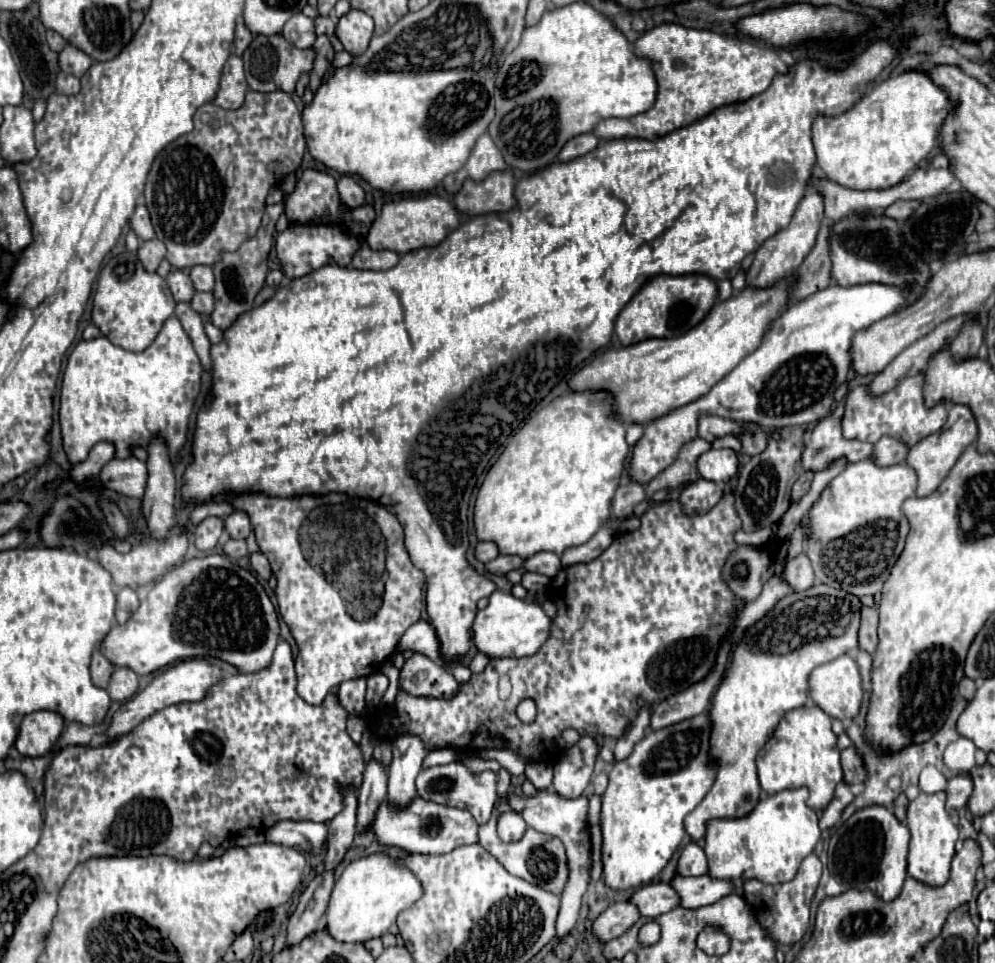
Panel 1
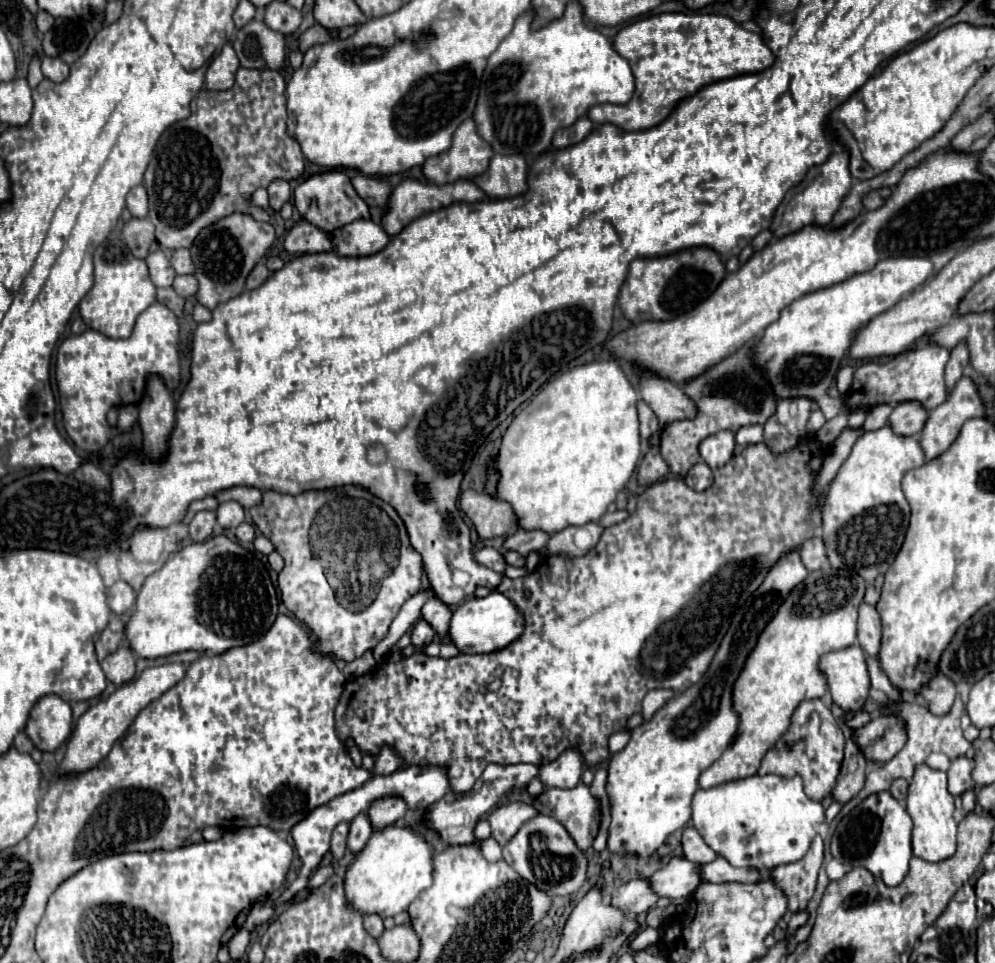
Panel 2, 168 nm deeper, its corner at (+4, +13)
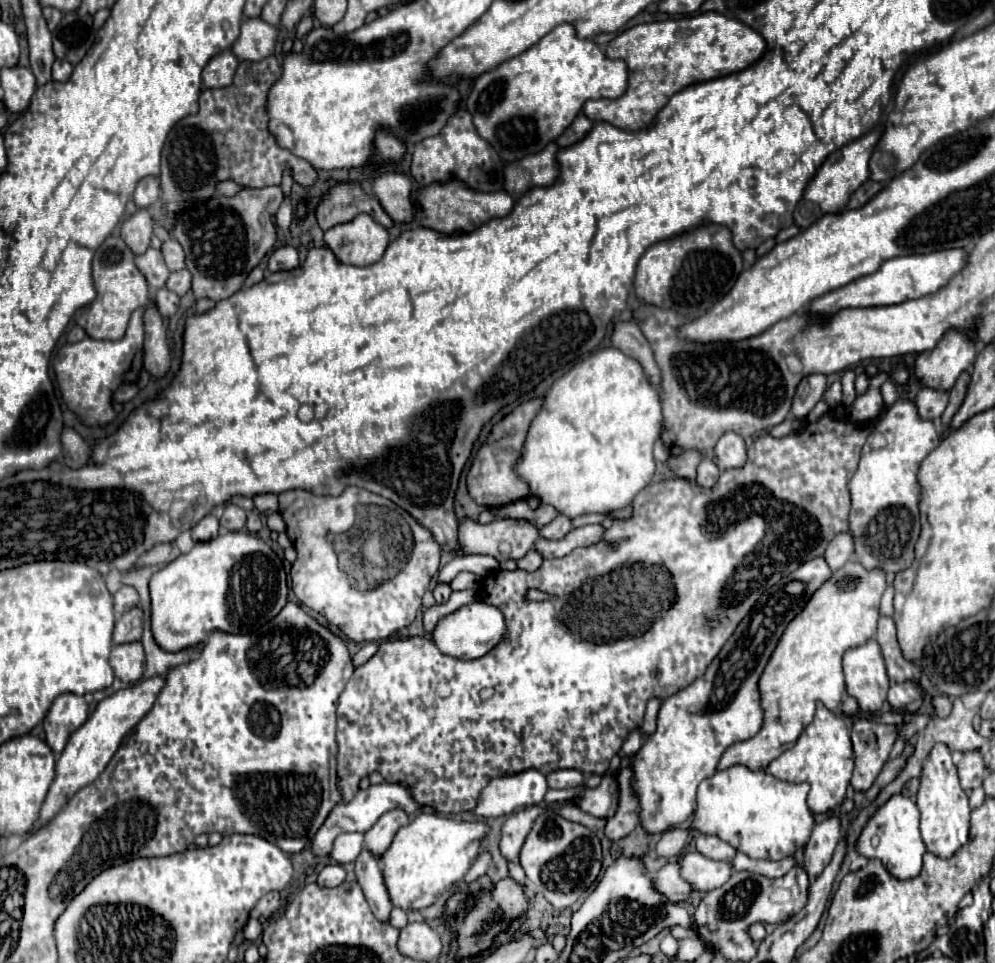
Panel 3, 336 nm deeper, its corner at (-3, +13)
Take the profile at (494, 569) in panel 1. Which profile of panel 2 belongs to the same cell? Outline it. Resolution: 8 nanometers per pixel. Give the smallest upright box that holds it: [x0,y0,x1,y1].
[504,528,550,554]

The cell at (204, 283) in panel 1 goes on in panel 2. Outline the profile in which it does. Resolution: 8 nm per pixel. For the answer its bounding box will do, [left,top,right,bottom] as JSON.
[172,248,194,274]

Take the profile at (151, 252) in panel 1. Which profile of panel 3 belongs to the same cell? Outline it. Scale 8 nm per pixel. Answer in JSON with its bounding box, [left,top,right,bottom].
[121,210,153,254]

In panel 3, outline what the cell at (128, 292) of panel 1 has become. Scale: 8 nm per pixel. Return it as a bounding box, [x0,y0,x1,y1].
[75,236,151,340]

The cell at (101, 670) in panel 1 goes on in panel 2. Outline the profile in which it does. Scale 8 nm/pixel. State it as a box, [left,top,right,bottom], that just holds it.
[96,616,126,662]

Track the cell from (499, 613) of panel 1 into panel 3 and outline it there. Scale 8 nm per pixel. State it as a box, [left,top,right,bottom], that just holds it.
[433,600,507,660]

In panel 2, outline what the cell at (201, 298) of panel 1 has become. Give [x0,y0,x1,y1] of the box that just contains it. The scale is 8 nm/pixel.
[172,276,198,298]

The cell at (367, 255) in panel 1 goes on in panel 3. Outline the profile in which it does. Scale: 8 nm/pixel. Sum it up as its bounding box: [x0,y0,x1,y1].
[325,214,389,266]

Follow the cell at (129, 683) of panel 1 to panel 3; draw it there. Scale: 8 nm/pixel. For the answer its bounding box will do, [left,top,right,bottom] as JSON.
[109,642,143,684]

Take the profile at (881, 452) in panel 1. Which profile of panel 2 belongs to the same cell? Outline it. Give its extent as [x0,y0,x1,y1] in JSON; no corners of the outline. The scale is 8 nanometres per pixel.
[888,400,928,436]

